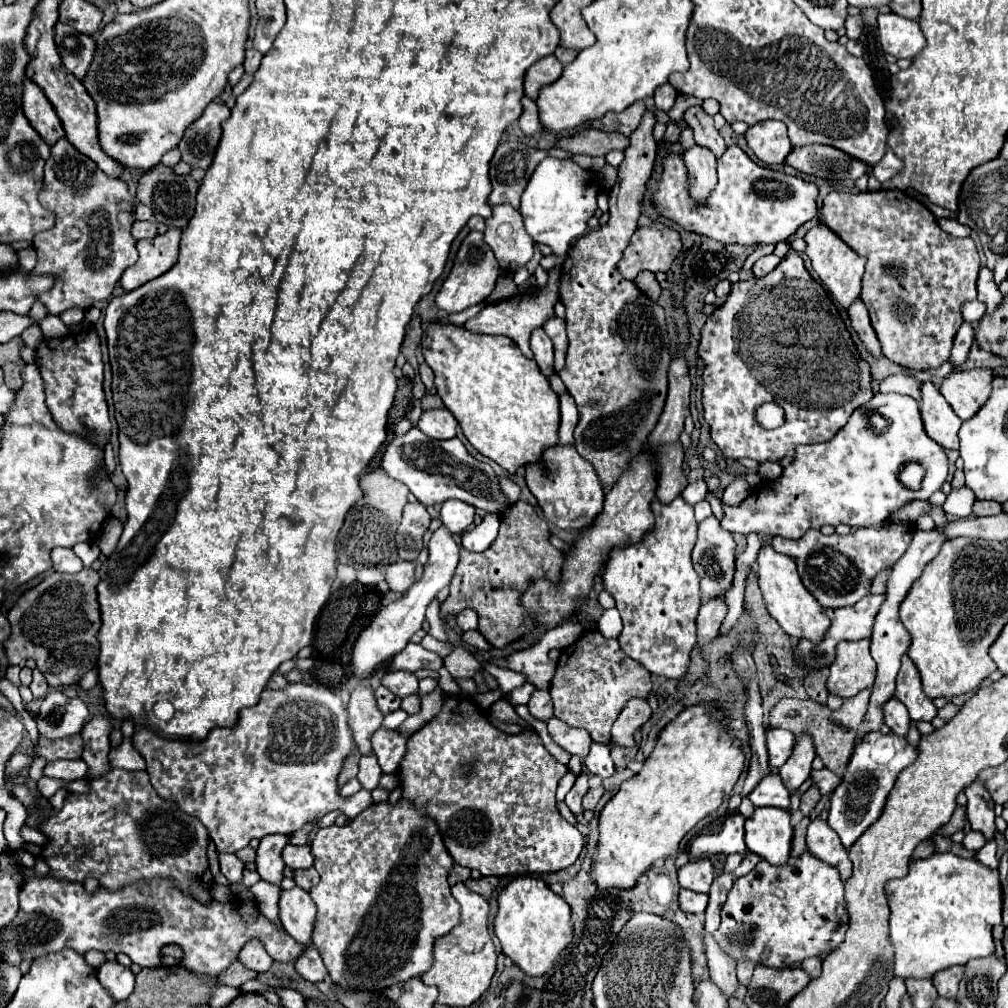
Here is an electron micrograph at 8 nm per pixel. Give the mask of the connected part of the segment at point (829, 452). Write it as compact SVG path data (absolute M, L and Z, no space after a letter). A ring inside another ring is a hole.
M875 394L873 400L869 400L851 414L849 422L835 434L833 440L811 446L799 446L793 464L783 470L779 480L761 484L739 506L723 504L721 528L727 532L739 534L757 532L759 536L769 534L791 540L801 538L809 528L821 528L825 524L831 526L849 524L867 528L881 524L883 520L889 518L889 514L893 514L897 508L911 500L927 500L935 490L939 490L945 484L945 480L947 480L945 450L925 434L917 400L903 394ZM905 462L919 462L925 468L925 478L919 490L909 490L899 482L899 472Z

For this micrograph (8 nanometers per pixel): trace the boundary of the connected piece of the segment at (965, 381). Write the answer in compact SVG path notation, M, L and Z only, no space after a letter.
M971 368L949 374L941 384L941 394L961 420L973 418L991 394L993 370Z

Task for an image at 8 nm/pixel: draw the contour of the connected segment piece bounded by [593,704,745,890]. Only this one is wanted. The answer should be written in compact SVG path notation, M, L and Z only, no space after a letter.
M695 704L685 708L673 722L669 722L661 730L653 752L643 762L643 770L631 780L623 782L619 792L605 804L599 816L599 844L593 862L597 888L601 890L633 888L637 878L645 874L655 860L677 854L681 838L699 820L703 820L721 806L725 792L731 794L735 782L743 772L745 754L737 744L733 744L725 726L721 726L719 722L711 722L711 716L715 714L717 706L713 704Z

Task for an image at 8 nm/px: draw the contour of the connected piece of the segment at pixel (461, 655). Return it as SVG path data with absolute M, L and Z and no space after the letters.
M455 646L443 662L453 678L473 678L483 668L483 664L473 656L473 652L463 646Z

